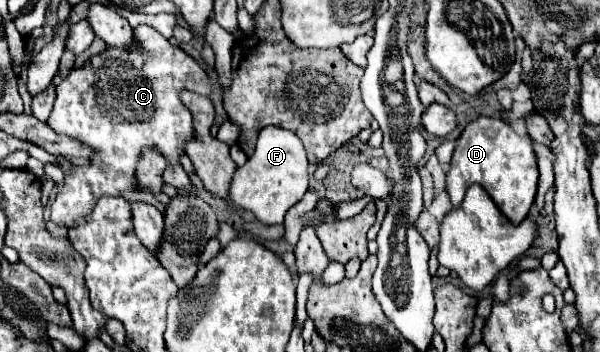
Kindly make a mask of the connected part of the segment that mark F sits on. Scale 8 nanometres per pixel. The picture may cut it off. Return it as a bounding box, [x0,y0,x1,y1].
[230,127,308,225]

